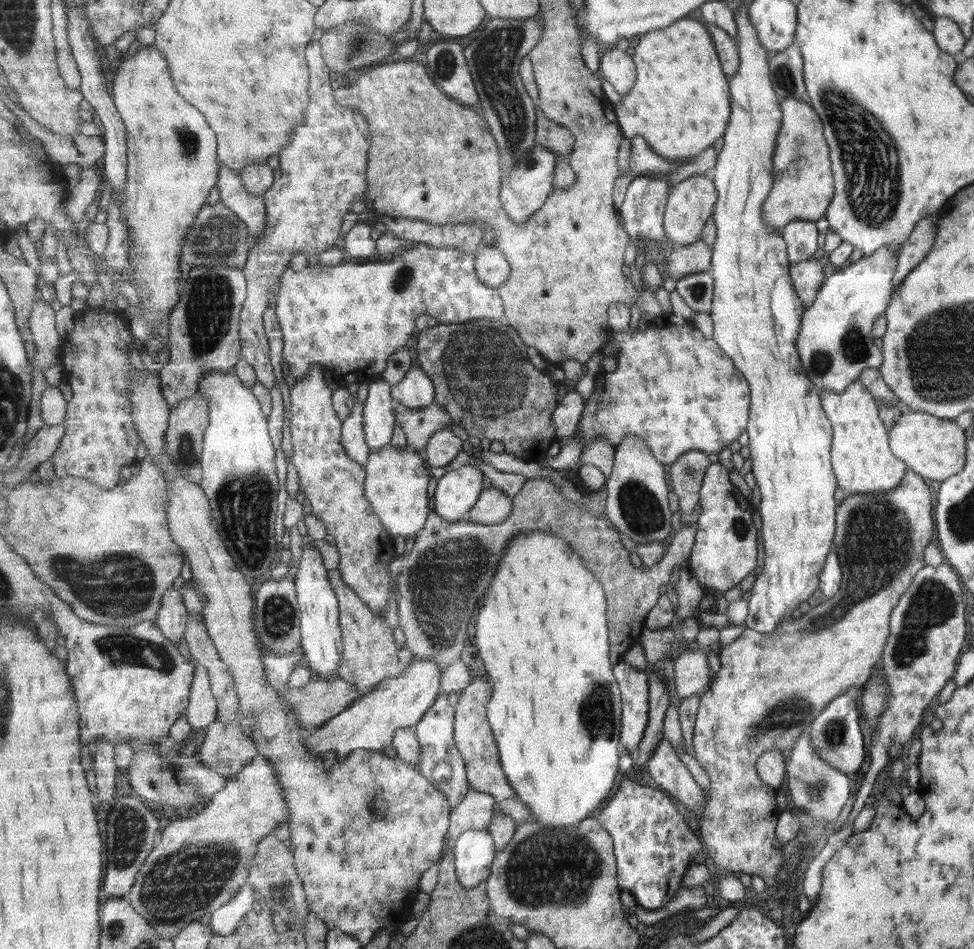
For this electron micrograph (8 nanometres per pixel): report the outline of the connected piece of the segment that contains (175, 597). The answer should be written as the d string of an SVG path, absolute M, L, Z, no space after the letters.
M174 587L164 596L160 613L156 618L158 627L163 631L163 635L171 643L179 646L179 640L184 638L185 632L188 632L188 622L190 614L188 607L184 603L180 587Z

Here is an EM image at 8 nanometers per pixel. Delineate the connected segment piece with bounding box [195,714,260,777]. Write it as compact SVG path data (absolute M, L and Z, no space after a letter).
M217 714L216 722L207 728L203 747L195 751L199 760L223 776L241 773L260 754L253 739L243 734L240 719L224 722Z

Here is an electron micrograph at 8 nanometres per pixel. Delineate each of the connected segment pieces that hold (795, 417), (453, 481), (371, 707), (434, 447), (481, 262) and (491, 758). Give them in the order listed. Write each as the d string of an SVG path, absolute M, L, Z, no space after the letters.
M743 8L735 12L734 21L740 62L739 68L729 79L730 115L723 148L716 154L716 162L709 172L718 196L711 216L716 231L711 246L712 269L709 273L712 275L713 297L708 315L712 320L712 339L747 380L751 399L748 426L745 429L748 445L744 452L751 457L750 472L760 494L755 515L761 529L763 550L762 566L750 587L747 614L742 624L745 629L769 634L777 628L780 620L790 617L791 610L798 608L818 588L818 576L832 548L834 537L836 505L833 494L836 478L830 465L832 429L823 414L818 390L803 374L795 352L794 340L804 310L790 281L786 244L773 227L762 221L762 205L773 180L771 159L782 114L770 85L769 56L761 46L756 27Z
M463 465L458 469L446 472L437 483L435 491L434 511L438 512L445 520L449 522L465 521L469 518L471 508L477 505L479 494L485 486L485 475L473 465Z
M428 658L414 659L399 678L387 677L373 692L360 697L343 713L330 718L323 726L311 730L306 746L312 752L325 756L334 752L336 760L343 762L357 749L381 751L392 746L394 736L400 728L417 726L425 713L435 704L442 693L443 670L440 664Z
M450 429L438 431L425 450L427 463L430 467L443 468L451 464L461 450L463 450L463 440L459 436L455 436Z
M484 243L475 251L476 271L479 278L490 287L498 289L512 276L508 258L496 246Z
M487 676L475 677L473 682L462 690L460 701L456 706L455 740L465 759L471 788L491 794L497 802L503 802L510 798L517 799L518 794L505 774L500 748L497 746L496 736L488 719L488 704L493 696L493 690L493 682Z

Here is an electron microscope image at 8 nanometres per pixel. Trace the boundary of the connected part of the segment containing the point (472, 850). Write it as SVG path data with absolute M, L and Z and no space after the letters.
M469 830L450 845L456 857L457 877L465 888L477 888L491 877L497 850L488 830Z

